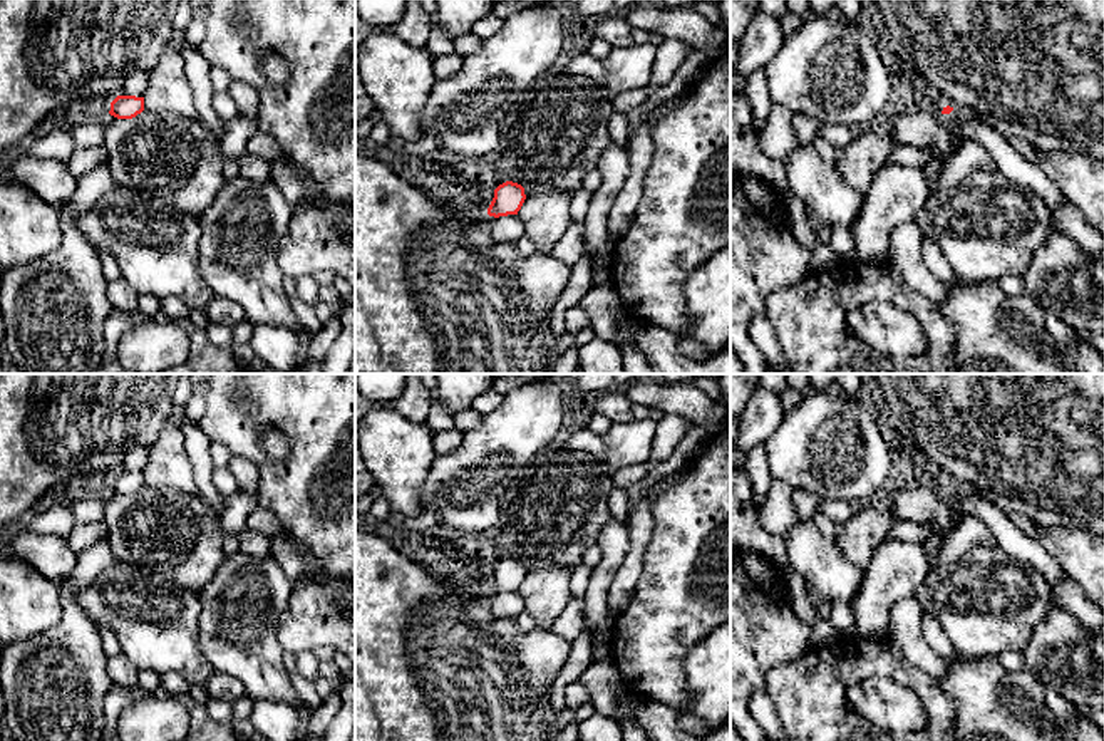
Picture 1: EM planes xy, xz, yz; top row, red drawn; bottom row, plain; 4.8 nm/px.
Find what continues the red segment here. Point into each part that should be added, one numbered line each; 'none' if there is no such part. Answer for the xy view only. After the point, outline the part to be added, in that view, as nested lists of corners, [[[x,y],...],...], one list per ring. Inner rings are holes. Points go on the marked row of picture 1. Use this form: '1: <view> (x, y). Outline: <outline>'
none

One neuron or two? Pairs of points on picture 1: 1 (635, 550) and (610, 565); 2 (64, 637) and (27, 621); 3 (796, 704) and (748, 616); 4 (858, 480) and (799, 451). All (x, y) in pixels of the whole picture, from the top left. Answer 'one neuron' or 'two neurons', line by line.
1: two neurons
2: two neurons
3: two neurons
4: one neuron

